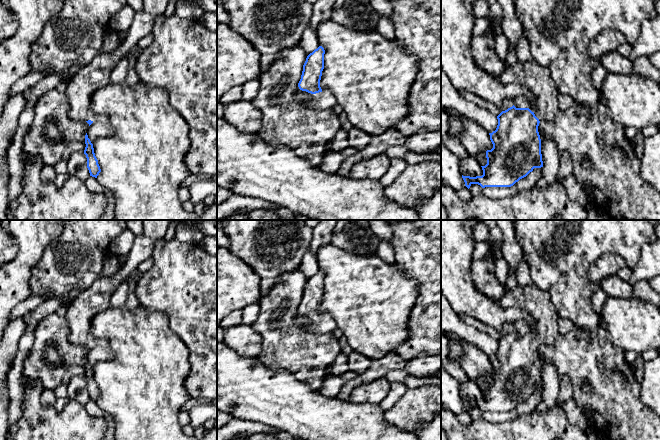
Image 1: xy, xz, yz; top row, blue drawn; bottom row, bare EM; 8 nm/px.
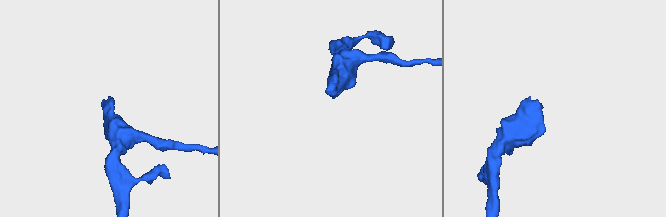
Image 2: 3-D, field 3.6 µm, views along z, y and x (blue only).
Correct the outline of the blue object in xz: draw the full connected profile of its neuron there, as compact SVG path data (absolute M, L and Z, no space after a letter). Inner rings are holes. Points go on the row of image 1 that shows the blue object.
M319 46L307 56L296 93L303 105L314 110L328 110L337 103L333 95L323 93L320 87L324 54L324 48Z

